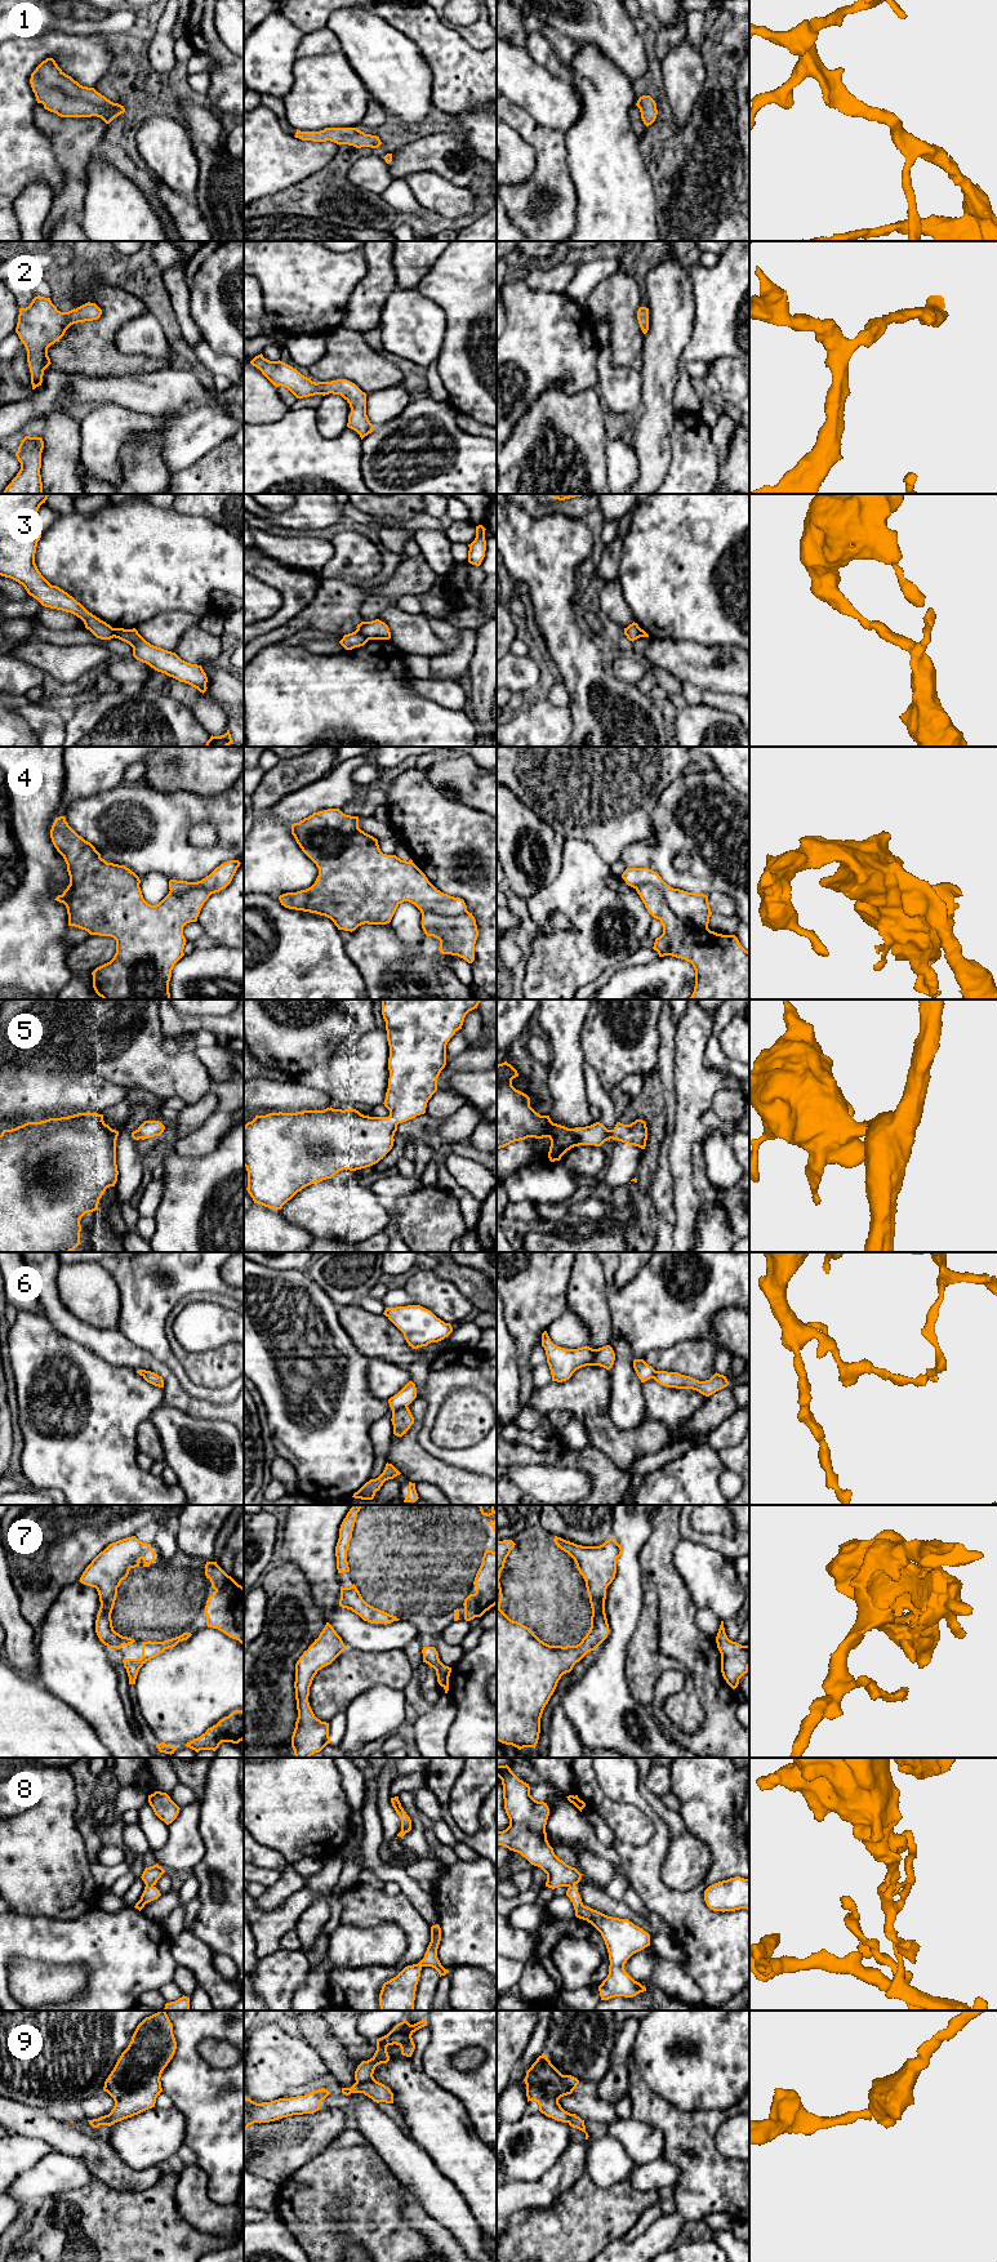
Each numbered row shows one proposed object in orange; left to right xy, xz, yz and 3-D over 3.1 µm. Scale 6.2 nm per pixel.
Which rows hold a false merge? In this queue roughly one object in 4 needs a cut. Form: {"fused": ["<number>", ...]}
{"fused": ["3", "4", "6", "8"]}

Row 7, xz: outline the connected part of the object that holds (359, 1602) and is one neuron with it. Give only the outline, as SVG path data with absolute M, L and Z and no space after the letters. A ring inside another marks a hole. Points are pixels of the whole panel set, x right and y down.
M355 1584L350 1588L341 1586L339 1606L342 1608L351 1609L356 1615L359 1615L364 1621L368 1621L370 1624L387 1625L387 1624L400 1620L393 1615L390 1615L384 1611L380 1611L380 1609L374 1608L373 1606L368 1604L362 1599L362 1597Z

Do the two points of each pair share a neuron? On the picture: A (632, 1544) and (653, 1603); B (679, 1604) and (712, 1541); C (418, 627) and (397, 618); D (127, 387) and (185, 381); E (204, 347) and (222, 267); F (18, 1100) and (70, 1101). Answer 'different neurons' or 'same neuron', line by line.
A: different neurons
B: different neurons
C: same neuron
D: same neuron
E: different neurons
F: same neuron

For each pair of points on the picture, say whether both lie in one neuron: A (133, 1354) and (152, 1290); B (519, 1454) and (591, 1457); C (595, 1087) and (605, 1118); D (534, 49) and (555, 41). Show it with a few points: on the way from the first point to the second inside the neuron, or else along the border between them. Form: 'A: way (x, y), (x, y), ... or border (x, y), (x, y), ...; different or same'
A: border (118, 1327), (128, 1339), (150, 1352), (160, 1362); different
B: way (537, 1457), (551, 1457), (560, 1461), (573, 1459); same
C: way (597, 1095), (605, 1104), (605, 1111); same
D: border (539, 25), (542, 35), (566, 70); different

